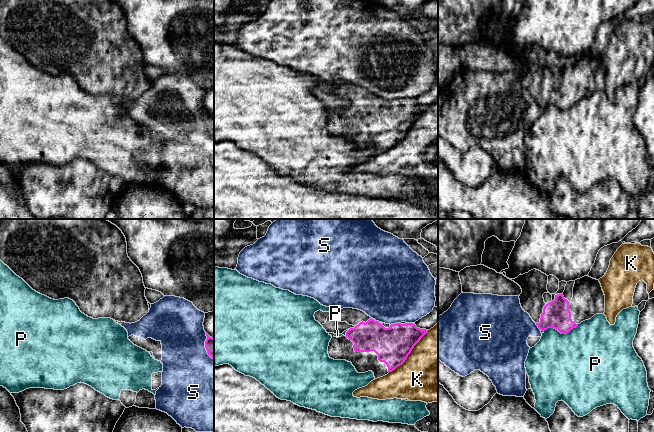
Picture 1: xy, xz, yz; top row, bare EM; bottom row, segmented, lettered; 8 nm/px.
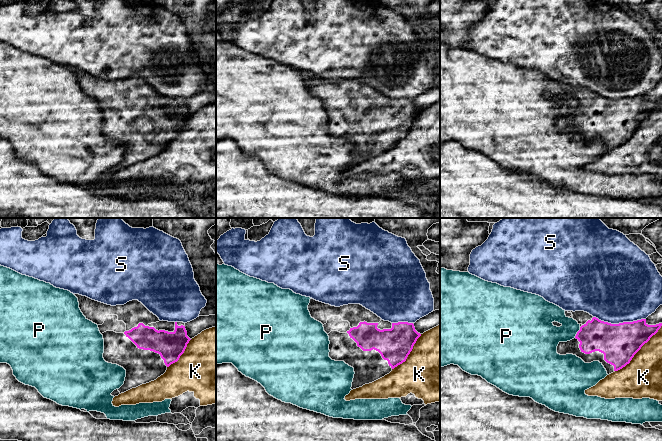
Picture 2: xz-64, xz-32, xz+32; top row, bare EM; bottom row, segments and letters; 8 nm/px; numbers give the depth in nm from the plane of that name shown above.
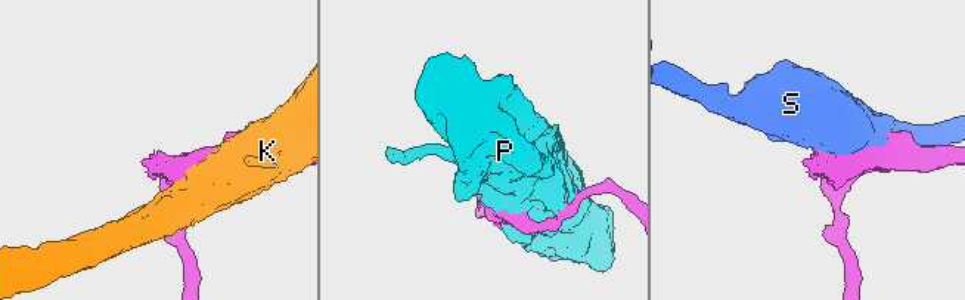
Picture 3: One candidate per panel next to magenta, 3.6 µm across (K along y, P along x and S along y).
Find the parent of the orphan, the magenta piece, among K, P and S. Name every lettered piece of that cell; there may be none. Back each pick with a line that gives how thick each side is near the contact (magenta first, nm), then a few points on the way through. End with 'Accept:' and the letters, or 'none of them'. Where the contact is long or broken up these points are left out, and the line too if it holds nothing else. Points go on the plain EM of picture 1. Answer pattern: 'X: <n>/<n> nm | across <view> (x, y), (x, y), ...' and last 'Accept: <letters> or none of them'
Accept: none of them

